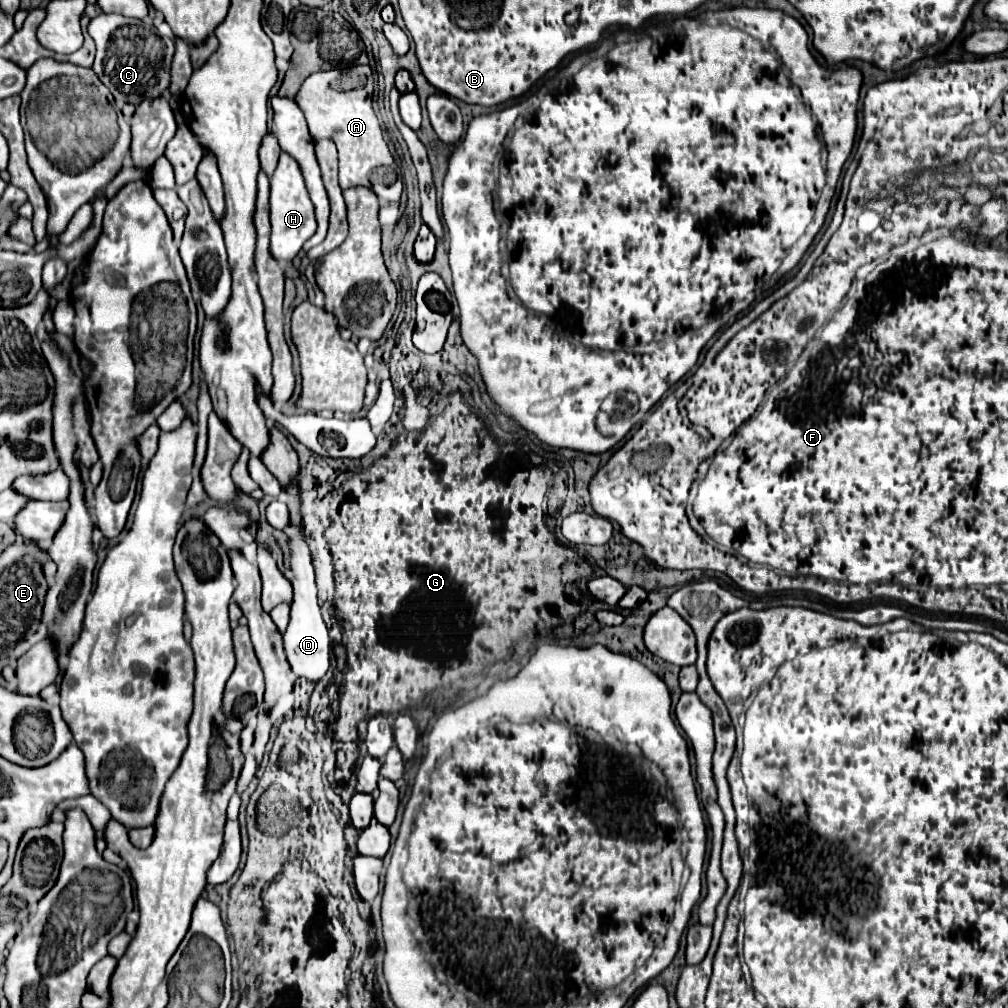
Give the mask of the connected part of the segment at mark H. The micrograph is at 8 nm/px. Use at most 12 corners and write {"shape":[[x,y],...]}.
{"shape":[[281,152],[271,178],[271,250],[281,262],[315,234],[297,162]]}

